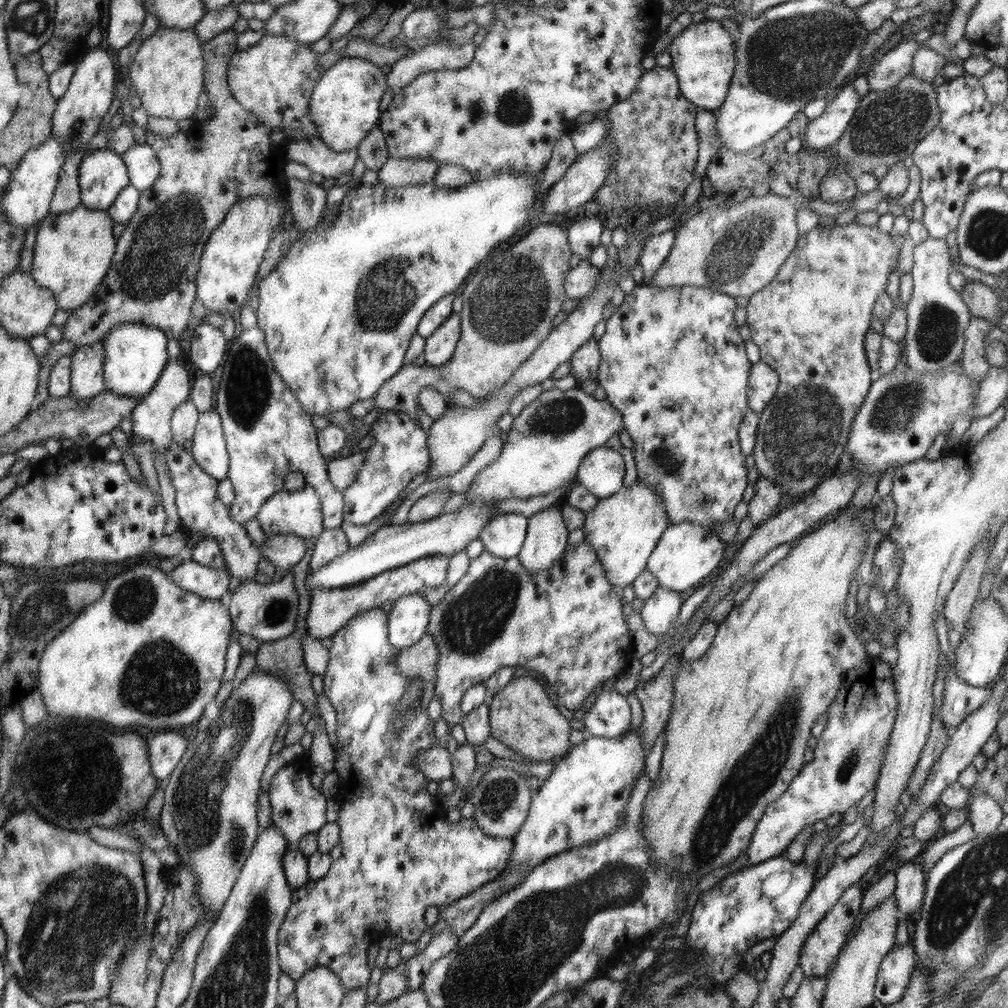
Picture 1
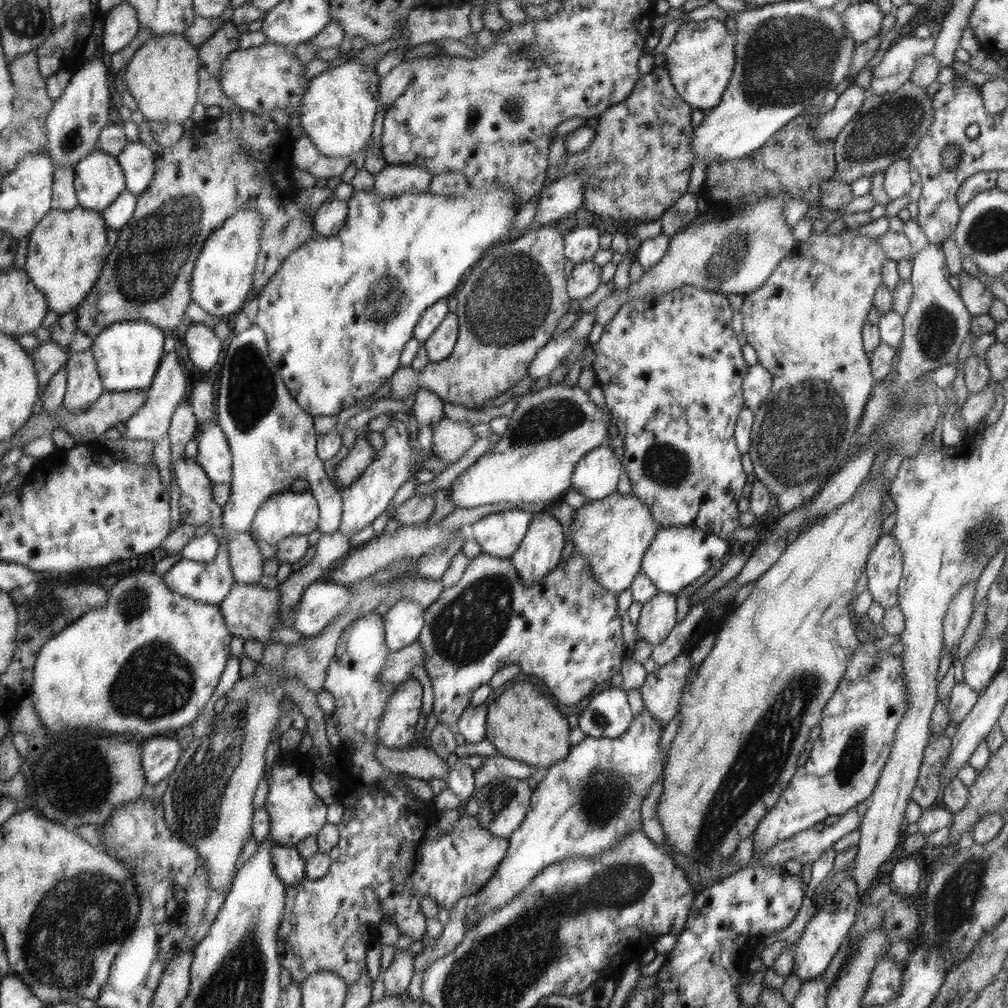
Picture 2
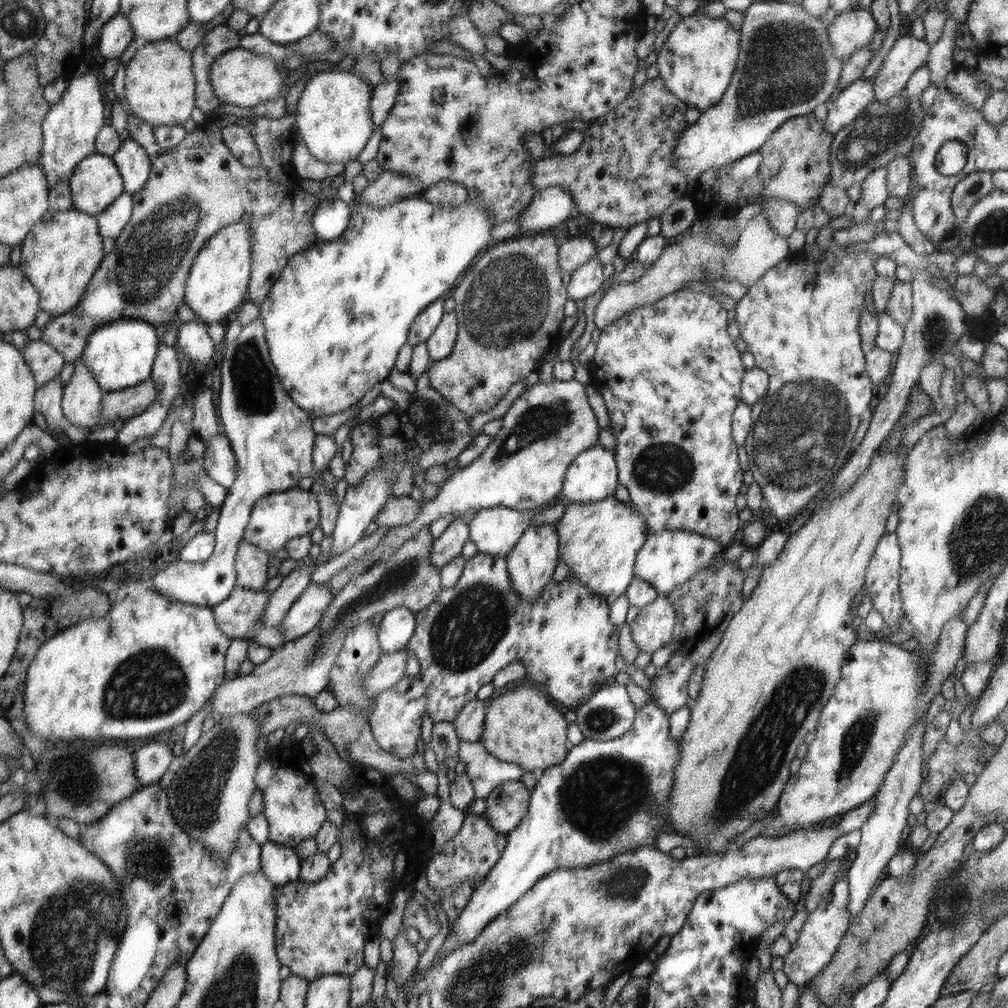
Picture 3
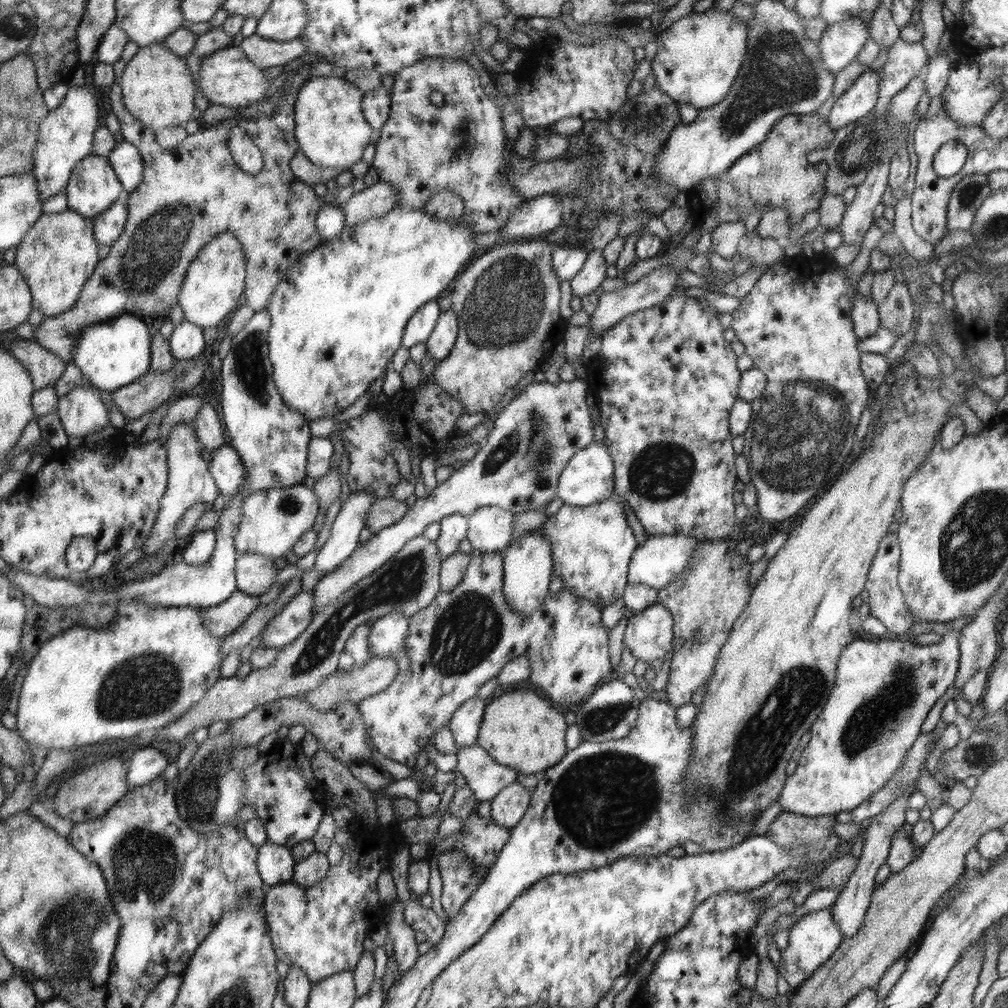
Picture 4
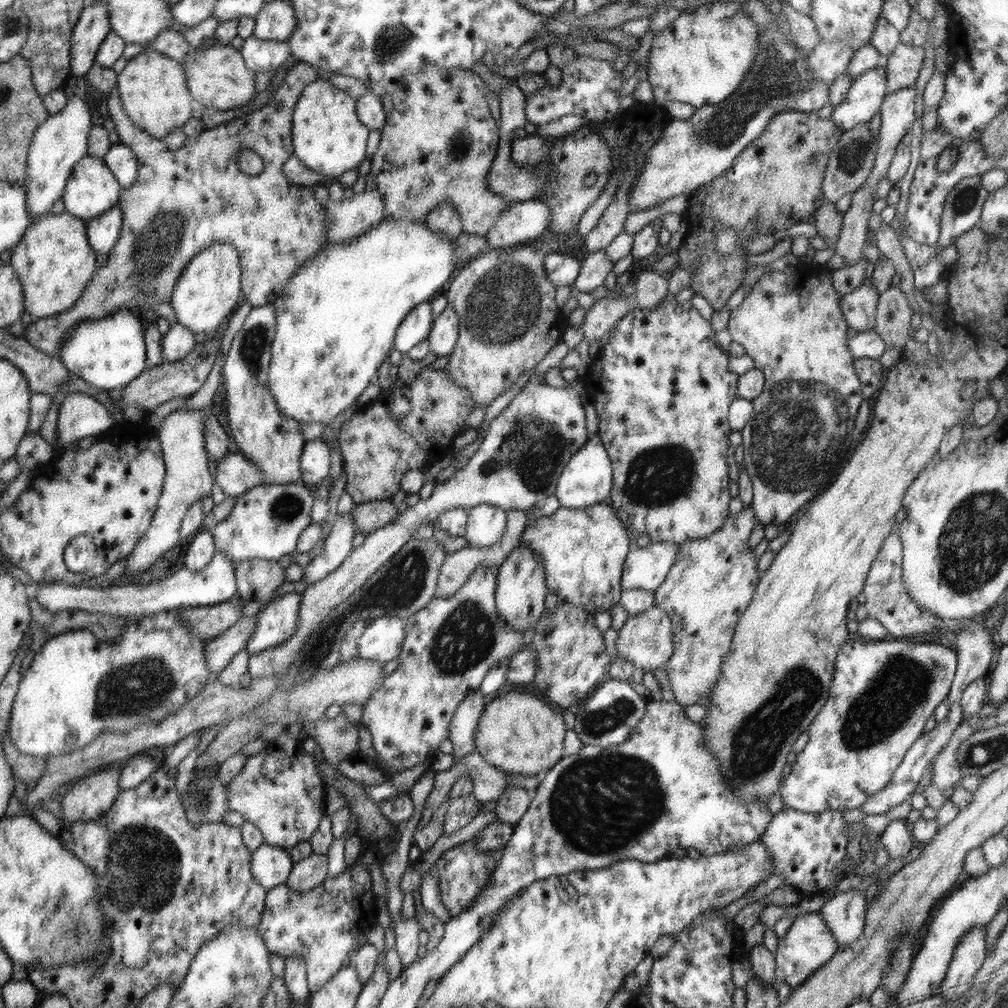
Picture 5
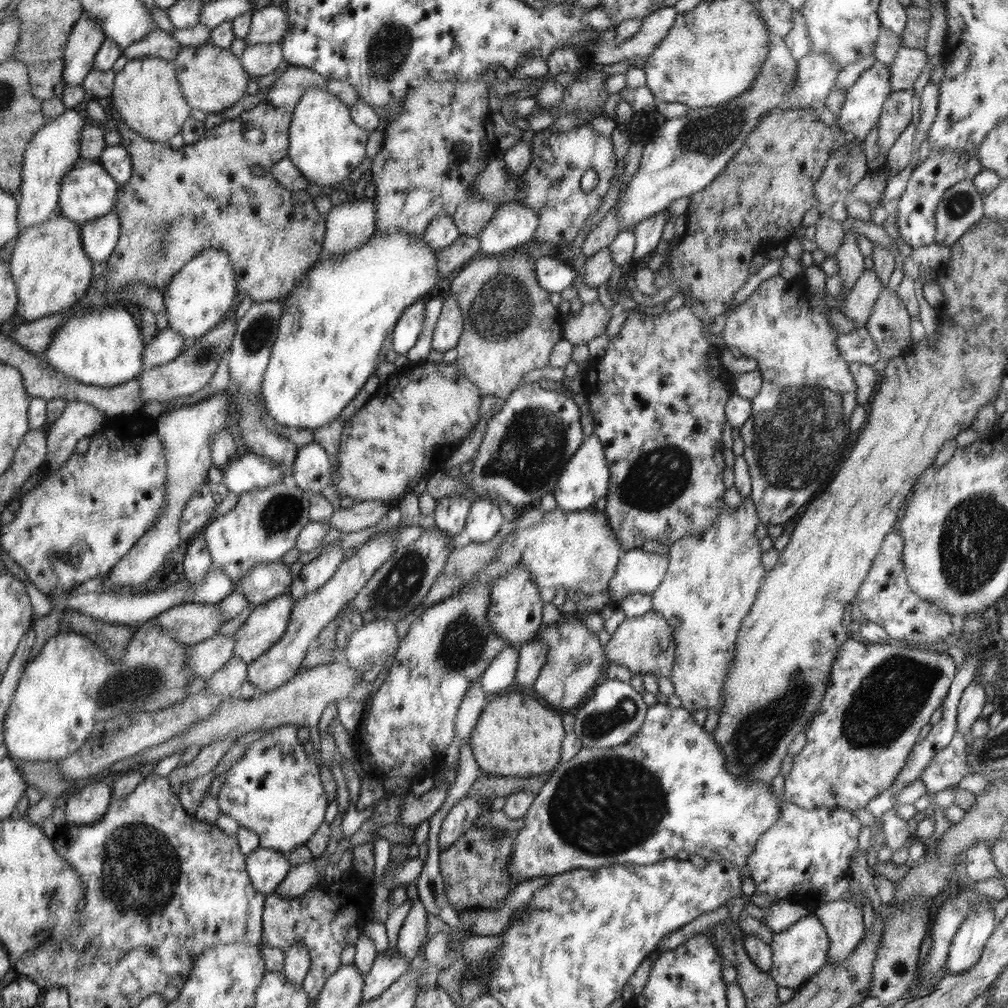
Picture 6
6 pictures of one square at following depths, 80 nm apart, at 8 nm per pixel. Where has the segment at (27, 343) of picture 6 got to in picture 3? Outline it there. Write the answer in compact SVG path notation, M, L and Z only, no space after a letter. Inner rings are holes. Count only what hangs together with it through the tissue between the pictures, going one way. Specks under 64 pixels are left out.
M127 112L126 125L129 138L135 140L148 155L151 169L148 180L142 190L133 195L131 220L115 239L113 249L104 255L98 270L88 283L83 298L70 312L52 316L44 328L41 328L41 339L55 348L66 363L74 363L83 354L87 340L96 328L106 323L120 319L140 319L150 324L157 324L165 328L178 319L178 310L183 306L186 294L186 282L191 266L203 250L207 240L218 231L236 223L244 223L251 228L251 282L248 283L249 302L262 306L267 300L273 284L287 268L289 260L299 252L312 247L318 238L312 227L312 218L321 203L314 194L308 194L308 202L293 202L290 186L298 182L295 166L292 164L298 136L295 128L295 116L285 114L280 119L272 118L234 118L234 116L212 116L204 123L204 127L197 128L184 137L172 148L162 148L156 141L152 126L136 115ZM254 121L252 136L261 152L261 163L256 168L246 168L237 158L232 156L230 148L224 144L222 128L230 123L243 127L250 126Z

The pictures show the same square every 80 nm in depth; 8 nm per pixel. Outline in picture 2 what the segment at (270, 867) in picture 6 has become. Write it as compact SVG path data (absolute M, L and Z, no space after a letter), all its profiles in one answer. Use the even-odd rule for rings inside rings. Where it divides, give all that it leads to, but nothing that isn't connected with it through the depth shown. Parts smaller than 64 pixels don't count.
M278 845L271 852L275 872L287 886L294 886L305 878L305 859L299 855L295 847Z

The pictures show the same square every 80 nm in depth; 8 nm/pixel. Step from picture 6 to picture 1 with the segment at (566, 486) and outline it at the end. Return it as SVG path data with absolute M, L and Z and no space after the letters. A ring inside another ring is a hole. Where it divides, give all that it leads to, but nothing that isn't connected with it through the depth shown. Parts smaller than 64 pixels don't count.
M602 446L585 458L576 475L575 485L582 485L597 499L606 499L623 488L625 462L619 452Z

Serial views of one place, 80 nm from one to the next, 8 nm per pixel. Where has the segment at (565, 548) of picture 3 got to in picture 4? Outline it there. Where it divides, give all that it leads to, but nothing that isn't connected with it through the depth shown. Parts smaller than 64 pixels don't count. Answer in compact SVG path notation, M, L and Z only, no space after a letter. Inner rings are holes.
M614 497L598 504L590 504L587 507L576 507L572 505L563 505L556 514L548 517L543 525L538 528L543 532L543 536L550 540L551 548L555 554L555 574L562 578L564 587L576 596L580 596L602 605L612 604L621 598L625 588L628 585L628 566L632 554L638 546L634 532L626 521L624 507Z

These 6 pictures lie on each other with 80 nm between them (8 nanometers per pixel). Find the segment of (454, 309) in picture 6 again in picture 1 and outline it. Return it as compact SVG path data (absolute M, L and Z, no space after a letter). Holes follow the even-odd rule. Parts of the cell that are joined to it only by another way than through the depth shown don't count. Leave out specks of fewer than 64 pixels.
M453 312L443 326L425 340L423 355L426 364L439 367L448 363L455 354L461 334L462 317Z

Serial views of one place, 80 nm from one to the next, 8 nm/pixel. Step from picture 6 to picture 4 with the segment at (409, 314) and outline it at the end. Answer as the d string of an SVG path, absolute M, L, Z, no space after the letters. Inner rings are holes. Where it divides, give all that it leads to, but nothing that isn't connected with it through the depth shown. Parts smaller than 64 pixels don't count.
M436 299L432 304L424 304L420 307L420 316L412 316L412 324L407 324L403 336L404 348L412 348L417 344L425 343L434 330L438 317L441 315L440 307Z

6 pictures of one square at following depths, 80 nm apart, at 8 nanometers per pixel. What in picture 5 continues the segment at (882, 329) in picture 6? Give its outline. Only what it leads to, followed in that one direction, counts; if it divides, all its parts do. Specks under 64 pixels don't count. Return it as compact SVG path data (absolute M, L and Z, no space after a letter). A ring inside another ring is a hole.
M891 286L879 294L874 330L887 348L904 348L912 333L910 320L913 311L900 287Z

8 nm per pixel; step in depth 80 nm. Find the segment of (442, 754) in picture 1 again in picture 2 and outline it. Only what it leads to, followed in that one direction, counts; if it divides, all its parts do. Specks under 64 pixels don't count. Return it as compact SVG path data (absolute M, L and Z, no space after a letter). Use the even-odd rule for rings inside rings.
M382 743L376 750L379 763L390 772L398 772L430 782L432 779L444 779L448 774L446 758L440 758L431 747L389 749Z

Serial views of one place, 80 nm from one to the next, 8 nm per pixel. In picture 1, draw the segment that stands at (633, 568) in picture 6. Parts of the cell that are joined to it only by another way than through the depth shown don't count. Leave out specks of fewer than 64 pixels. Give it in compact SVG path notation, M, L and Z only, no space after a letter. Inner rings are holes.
M690 522L670 525L653 549L647 570L658 579L660 587L678 593L703 584L723 560L724 553L715 532Z

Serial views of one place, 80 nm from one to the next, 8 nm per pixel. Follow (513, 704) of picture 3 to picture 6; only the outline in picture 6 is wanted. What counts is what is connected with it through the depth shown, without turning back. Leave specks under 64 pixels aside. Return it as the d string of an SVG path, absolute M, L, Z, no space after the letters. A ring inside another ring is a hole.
M523 693L506 694L492 700L480 714L471 734L469 745L478 763L480 772L490 776L533 777L550 773L562 760L563 740L567 734L562 728L562 718L554 710L548 710L534 698Z

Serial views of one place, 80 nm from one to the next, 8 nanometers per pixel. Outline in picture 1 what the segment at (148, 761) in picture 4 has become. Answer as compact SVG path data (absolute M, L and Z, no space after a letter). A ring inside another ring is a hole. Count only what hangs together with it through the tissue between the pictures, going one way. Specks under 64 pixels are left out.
M181 730L156 733L156 736L146 739L152 774L156 780L164 783L175 772L190 742Z

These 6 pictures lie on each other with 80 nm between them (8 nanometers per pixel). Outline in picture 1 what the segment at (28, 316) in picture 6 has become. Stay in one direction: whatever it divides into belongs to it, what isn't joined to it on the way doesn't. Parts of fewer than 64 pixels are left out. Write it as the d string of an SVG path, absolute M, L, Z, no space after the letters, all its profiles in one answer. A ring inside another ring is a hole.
M82 204L70 212L50 212L48 217L38 225L30 273L35 277L36 284L52 292L62 310L76 310L82 307L101 286L107 270L111 267L118 243L112 235L114 225L115 222L107 211L89 209Z

